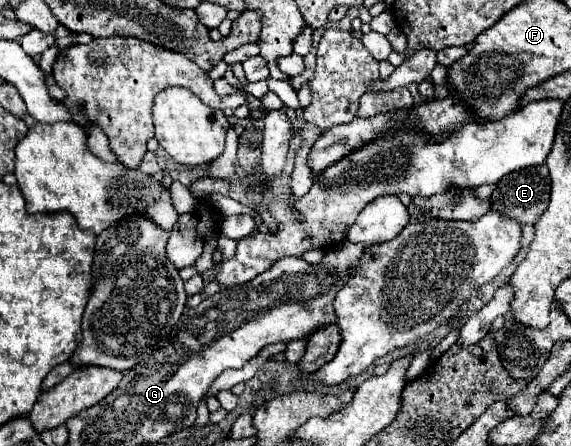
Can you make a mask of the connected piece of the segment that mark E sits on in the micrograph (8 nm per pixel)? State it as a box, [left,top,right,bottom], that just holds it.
[492,164,550,224]

